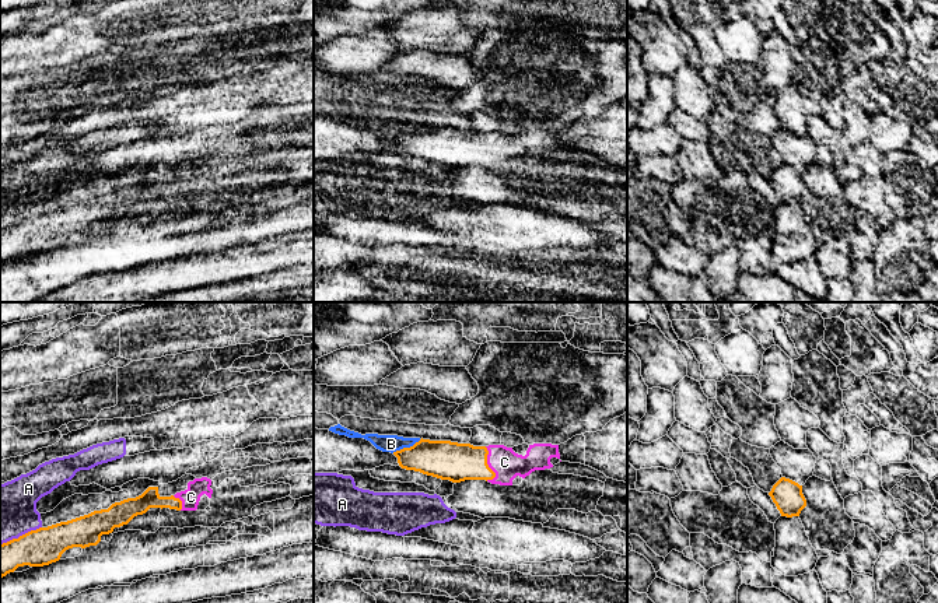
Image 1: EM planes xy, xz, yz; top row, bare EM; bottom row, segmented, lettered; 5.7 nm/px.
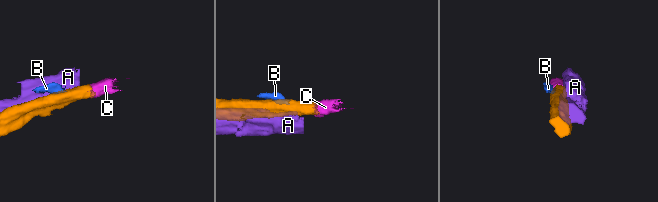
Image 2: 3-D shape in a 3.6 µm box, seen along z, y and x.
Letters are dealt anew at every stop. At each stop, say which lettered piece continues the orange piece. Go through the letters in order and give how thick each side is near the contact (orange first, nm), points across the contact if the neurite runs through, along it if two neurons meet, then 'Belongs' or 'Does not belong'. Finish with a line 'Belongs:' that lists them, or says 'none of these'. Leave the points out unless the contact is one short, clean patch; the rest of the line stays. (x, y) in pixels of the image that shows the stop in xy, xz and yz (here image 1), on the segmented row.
A: Thickness 220 nm (orange) against 340 nm. Does not belong
B: Thickness 220 nm (orange) against 100 nm. Boundary: xz (420, 440), (392, 452). Does not belong
C: Thickness 220 nm (orange) against 170 nm. Path across: xz (450, 460), (486, 463), (504, 462). Belongs
Belongs: C

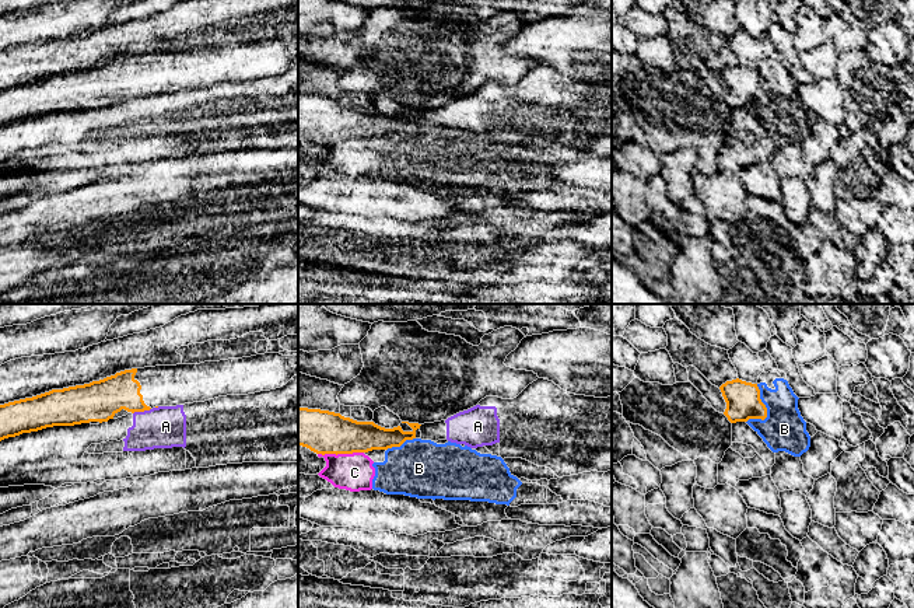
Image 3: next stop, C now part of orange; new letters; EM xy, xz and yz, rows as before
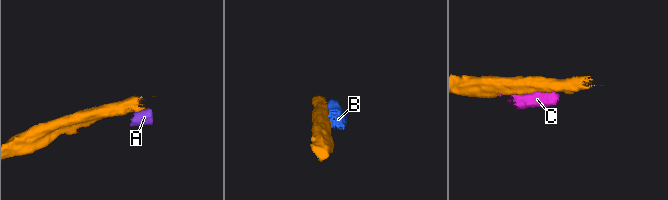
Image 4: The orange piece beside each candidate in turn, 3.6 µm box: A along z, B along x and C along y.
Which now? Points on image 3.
A: Thickness 220 nm (orange) against 240 nm. Boundary: xy (150, 408), (133, 413). Does not belong
B: Thickness 200 nm (orange) against 240 nm. Does not belong
C: Thickness 240 nm (orange) against 220 nm. Does not belong
Belongs: none of these

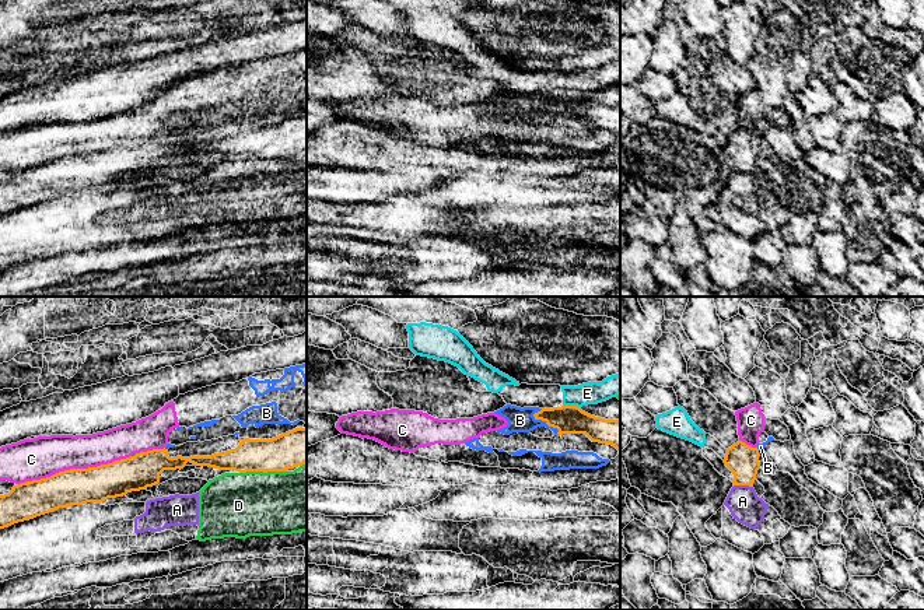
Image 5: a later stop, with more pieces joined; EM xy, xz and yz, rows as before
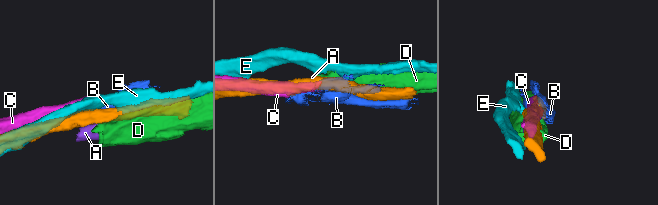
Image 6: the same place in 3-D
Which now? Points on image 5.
A: Thickness 180 nm (orange) against 190 nm. Boundary: yz (734, 484), (748, 484), (751, 487). Does not belong
B: Thickness 160 nm (orange) against 140 nm. Does not belong
C: Thickness 200 nm (orange) against 240 nm. Does not belong
D: Thickness 200 nm (orange) against 360 nm. Does not belong
E: Thickness 160 nm (orange) against 130 nm. Boundary: xz (563, 405), (580, 407). Does not belong
Belongs: none of these

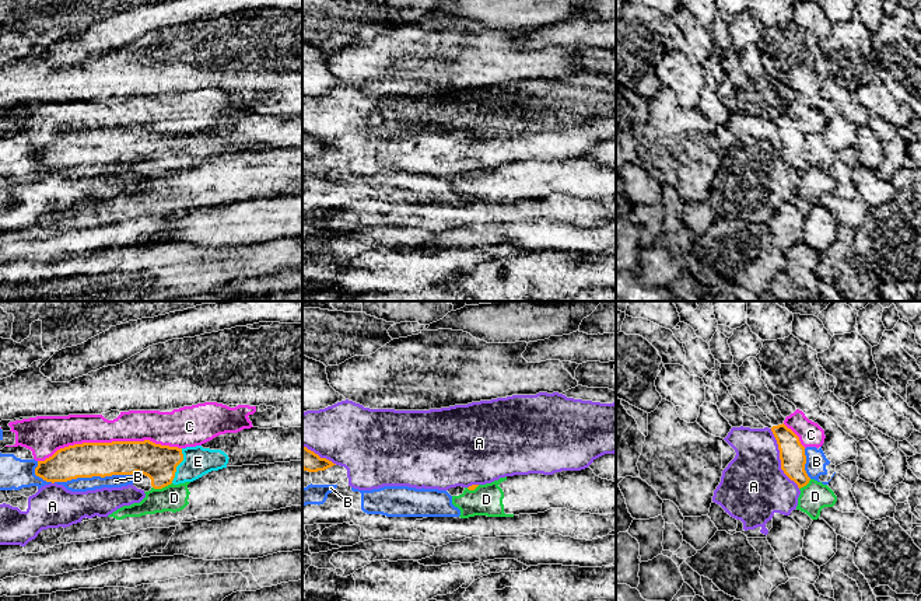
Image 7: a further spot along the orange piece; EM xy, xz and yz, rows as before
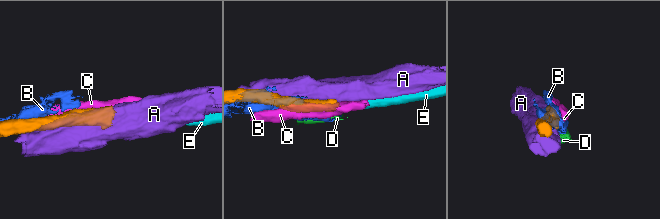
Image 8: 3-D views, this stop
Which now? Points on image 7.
A: Thickness 150 nm (orange) against 380 nm. Does not belong
B: Thickness 200 nm (orange) against 80 nm. Does not belong
C: Thickness 200 nm (orange) against 180 nm. Does not belong
D: Thickness 200 nm (orange) against 160 nm. Boundary: xy (171, 482), (161, 488), (153, 488). Does not belong
E: Thickness 200 nm (orange) against 170 nm. Path across: xy (158, 463), (178, 464), (198, 461). Belongs
Belongs: E

